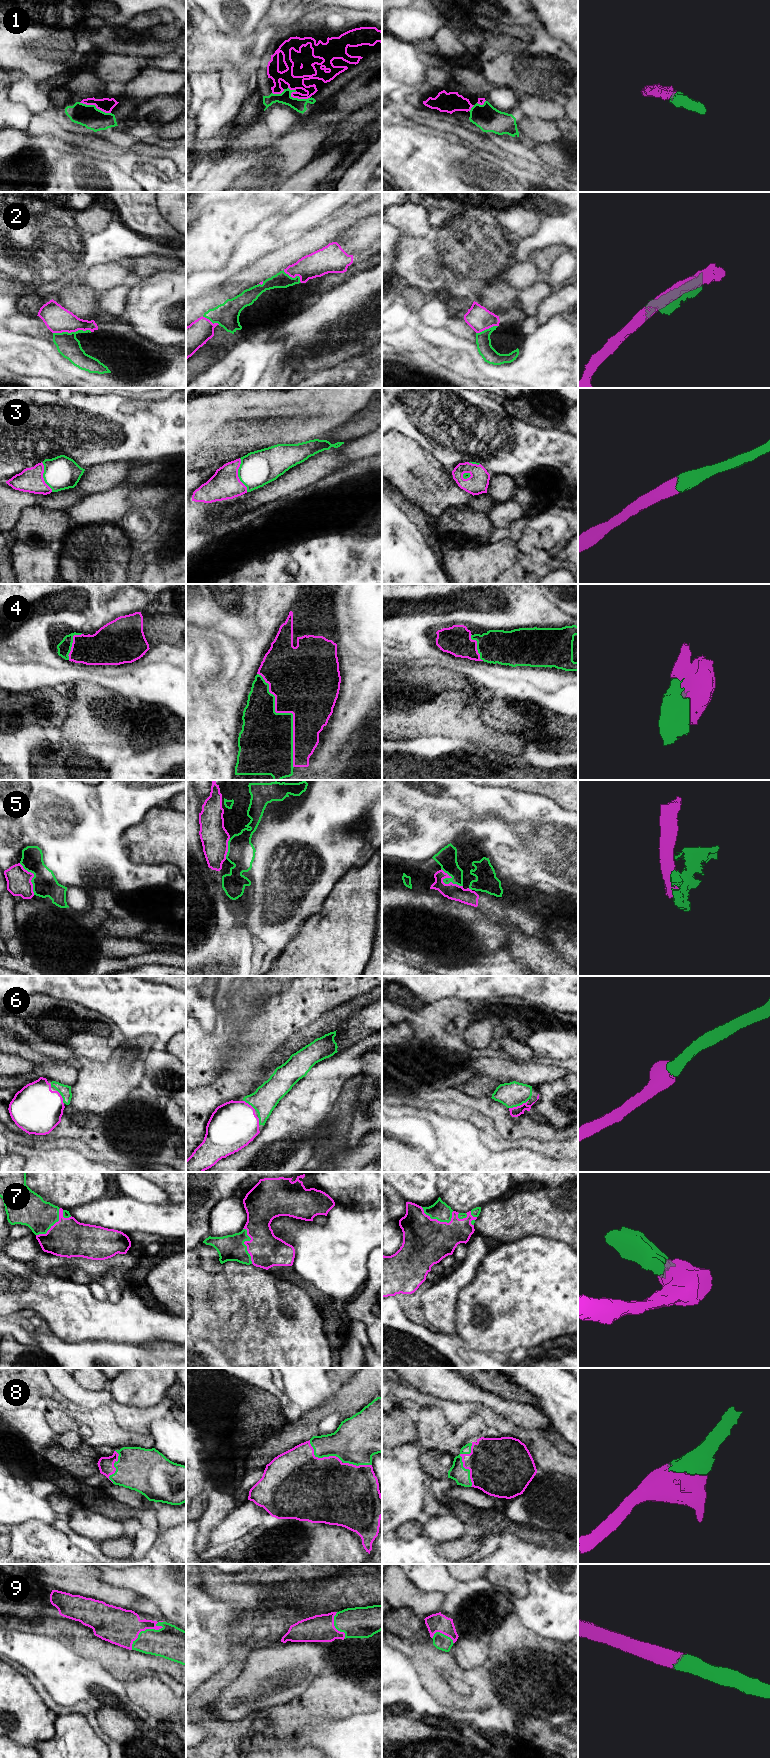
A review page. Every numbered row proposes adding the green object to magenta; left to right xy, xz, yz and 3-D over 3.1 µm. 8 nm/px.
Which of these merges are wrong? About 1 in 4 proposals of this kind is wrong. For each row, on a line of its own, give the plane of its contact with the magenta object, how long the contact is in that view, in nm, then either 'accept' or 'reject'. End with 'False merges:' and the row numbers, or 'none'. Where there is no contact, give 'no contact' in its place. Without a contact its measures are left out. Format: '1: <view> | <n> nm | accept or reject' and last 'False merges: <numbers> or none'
1: xz | 200 nm | accept
2: xy | 320 nm | reject
3: xz | 280 nm | accept
4: xz | 800 nm | accept
5: yz | 220 nm | accept
6: yz | 180 nm | accept
7: yz | 280 nm | accept
8: xz | 550 nm | accept
9: xy | 340 nm | accept
False merges: 2

